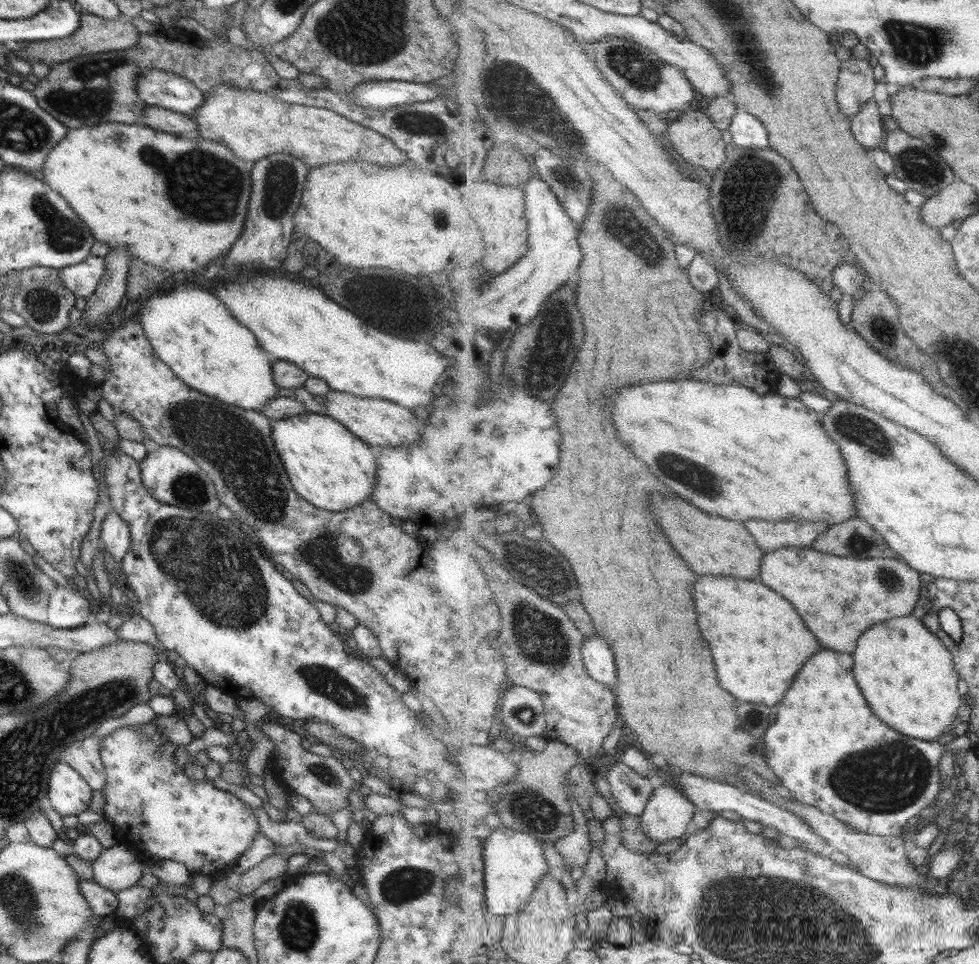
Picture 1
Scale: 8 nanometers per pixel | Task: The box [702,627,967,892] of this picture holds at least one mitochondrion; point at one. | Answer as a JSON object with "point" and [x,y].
{"point":[891,777]}

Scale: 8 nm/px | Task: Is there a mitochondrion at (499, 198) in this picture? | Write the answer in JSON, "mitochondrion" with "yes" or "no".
{"mitochondrion":"no"}

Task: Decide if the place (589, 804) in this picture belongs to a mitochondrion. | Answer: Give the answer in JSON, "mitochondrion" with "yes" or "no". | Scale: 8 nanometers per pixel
{"mitochondrion":"no"}

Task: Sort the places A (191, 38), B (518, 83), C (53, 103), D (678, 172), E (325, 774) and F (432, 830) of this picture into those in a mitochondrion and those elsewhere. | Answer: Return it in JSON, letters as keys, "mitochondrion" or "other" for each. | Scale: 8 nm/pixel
{"A":"other","B":"mitochondrion","C":"mitochondrion","D":"other","E":"mitochondrion","F":"other"}

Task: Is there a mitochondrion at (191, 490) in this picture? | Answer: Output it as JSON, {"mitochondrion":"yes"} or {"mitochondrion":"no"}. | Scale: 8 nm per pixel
{"mitochondrion":"yes"}

